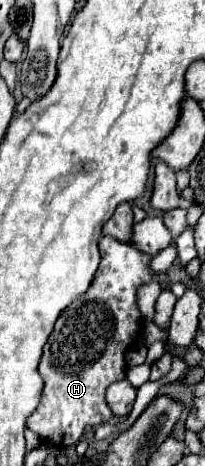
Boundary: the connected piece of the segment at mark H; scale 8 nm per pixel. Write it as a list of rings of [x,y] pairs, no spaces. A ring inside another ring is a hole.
[[[103,236],[99,240],[99,250],[101,268],[97,268],[85,300],[79,298],[61,312],[55,330],[43,348],[39,374],[45,380],[45,388],[41,404],[27,418],[27,428],[35,436],[61,448],[77,444],[85,430],[113,418],[105,400],[105,390],[113,382],[125,378],[125,354],[143,338],[143,316],[137,306],[137,290],[153,280],[163,290],[169,286],[169,274],[153,272],[153,256],[141,252],[135,244]]]

